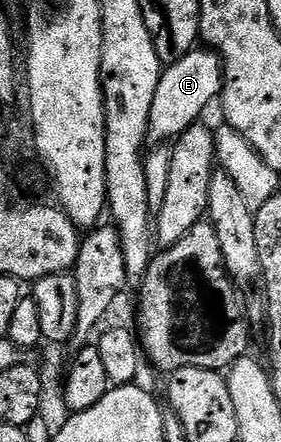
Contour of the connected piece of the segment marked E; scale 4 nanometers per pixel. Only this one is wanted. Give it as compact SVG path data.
M195 49L179 61L162 70L159 89L155 89L155 102L151 105L149 138L154 144L165 145L176 141L186 129L202 118L209 103L216 104L221 94L221 56L212 49Z

